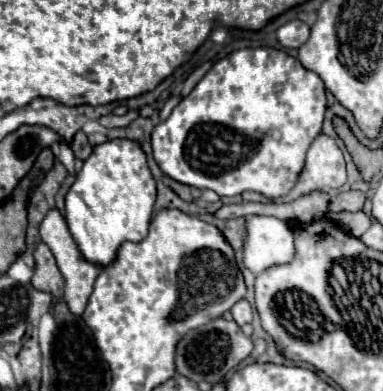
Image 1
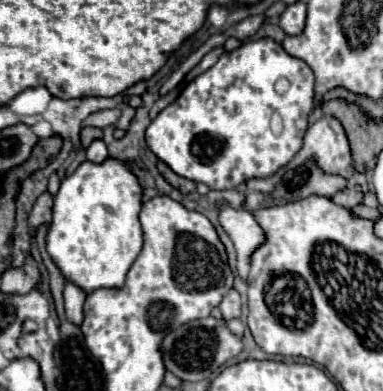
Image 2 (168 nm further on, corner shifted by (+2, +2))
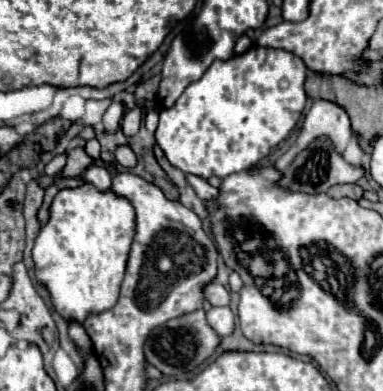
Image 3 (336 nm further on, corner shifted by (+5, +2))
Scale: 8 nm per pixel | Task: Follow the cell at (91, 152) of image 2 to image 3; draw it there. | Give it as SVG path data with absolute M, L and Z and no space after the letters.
M91 164L91 166L87 168L85 180L87 180L89 184L93 184L99 192L107 192L109 186L111 186L111 176L109 176L109 172L107 172L105 168L101 168L101 166L95 166L95 164Z

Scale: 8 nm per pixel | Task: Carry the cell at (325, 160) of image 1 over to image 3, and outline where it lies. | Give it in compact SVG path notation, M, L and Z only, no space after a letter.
M315 100L303 120L297 142L275 162L275 168L285 170L291 164L291 160L295 160L295 156L319 136L331 138L337 152L343 152L347 148L347 142L351 140L353 130L345 108L329 100Z

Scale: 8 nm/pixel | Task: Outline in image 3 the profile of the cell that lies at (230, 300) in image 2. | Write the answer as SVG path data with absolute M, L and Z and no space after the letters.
M219 282L207 284L203 288L203 294L211 302L211 306L227 306L229 304L229 292Z

